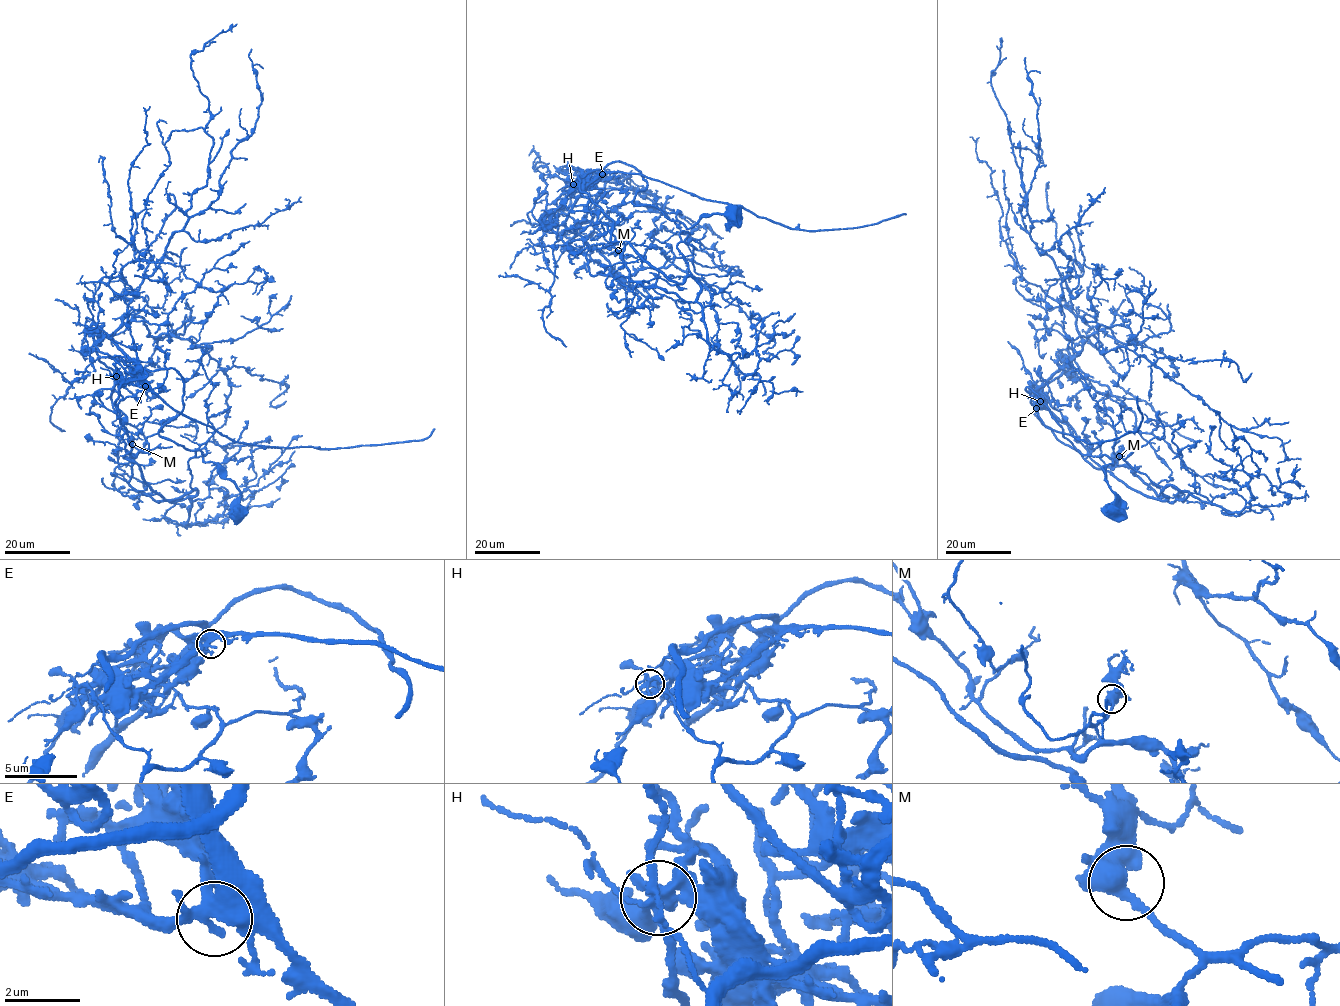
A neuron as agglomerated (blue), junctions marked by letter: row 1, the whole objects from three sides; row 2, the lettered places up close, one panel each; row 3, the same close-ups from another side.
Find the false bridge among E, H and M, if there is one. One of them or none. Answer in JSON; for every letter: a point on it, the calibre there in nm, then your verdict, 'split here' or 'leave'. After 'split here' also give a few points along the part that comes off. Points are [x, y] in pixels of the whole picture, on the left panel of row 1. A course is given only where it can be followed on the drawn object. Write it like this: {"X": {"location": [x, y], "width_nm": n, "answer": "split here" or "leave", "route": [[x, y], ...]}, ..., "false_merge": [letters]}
{"E": {"location": [145, 386], "width_nm": 340, "answer": "leave"}, "H": {"location": [116, 376], "width_nm": 360, "answer": "split here", "route": [[116, 376], [150, 388], [172, 407], [228, 438], [255, 445], [336, 449], [383, 445], [421, 440], [434, 429]]}, "M": {"location": [132, 444], "width_nm": 400, "answer": "leave"}, "false_merge": ["H"]}

